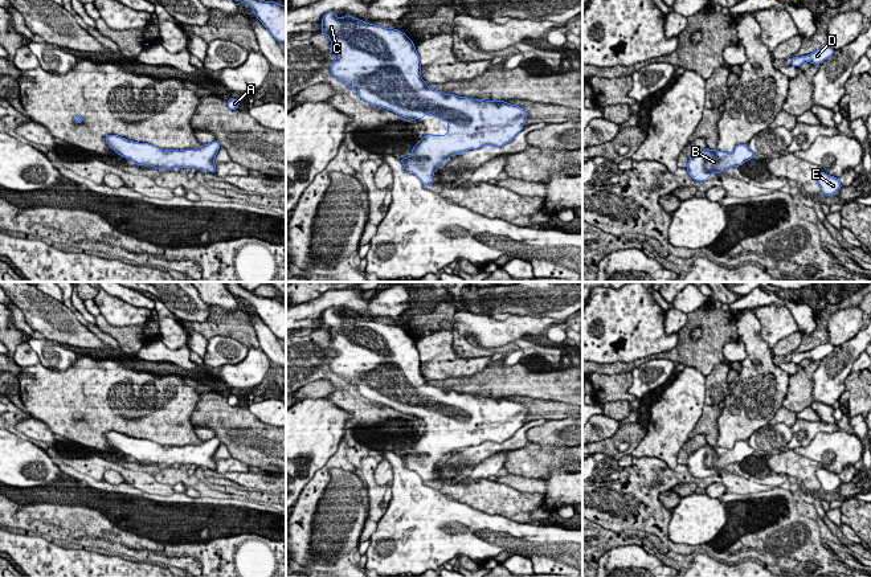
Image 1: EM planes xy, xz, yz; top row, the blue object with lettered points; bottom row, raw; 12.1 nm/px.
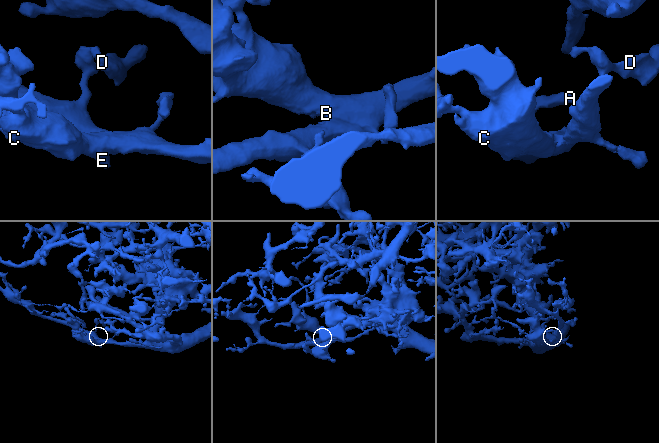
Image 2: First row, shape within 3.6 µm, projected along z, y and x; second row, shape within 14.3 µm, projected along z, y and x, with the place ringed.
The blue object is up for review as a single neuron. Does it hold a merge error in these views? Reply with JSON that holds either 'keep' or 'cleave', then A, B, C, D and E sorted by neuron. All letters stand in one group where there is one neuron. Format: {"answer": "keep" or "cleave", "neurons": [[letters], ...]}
{"answer": "keep", "neurons": [["A", "B", "C", "D", "E"]]}

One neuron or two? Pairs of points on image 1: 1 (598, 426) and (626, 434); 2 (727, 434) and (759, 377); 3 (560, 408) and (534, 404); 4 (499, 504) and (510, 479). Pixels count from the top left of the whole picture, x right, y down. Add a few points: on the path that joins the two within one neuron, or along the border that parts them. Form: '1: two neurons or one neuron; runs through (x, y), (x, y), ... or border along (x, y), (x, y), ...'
1: two neurons; border along (620, 428), (610, 437), (596, 442)
2: one neuron; runs through (739, 420), (757, 392)
3: one neuron; runs through (553, 408), (540, 408)
4: two neurons; border along (497, 481), (520, 491), (538, 492)

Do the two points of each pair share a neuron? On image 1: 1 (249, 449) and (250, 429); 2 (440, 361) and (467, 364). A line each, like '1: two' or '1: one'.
1: one
2: one

